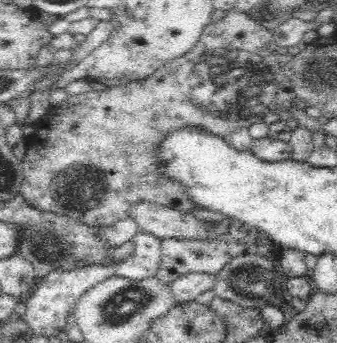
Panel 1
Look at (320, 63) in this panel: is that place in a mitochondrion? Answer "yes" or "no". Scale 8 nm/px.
yes

